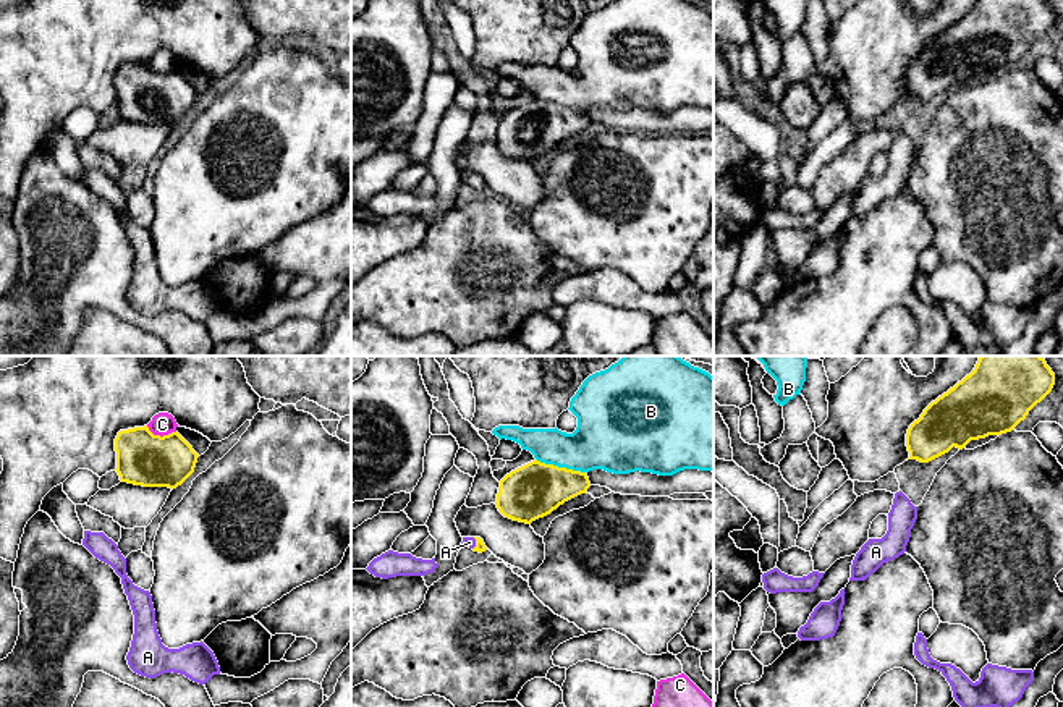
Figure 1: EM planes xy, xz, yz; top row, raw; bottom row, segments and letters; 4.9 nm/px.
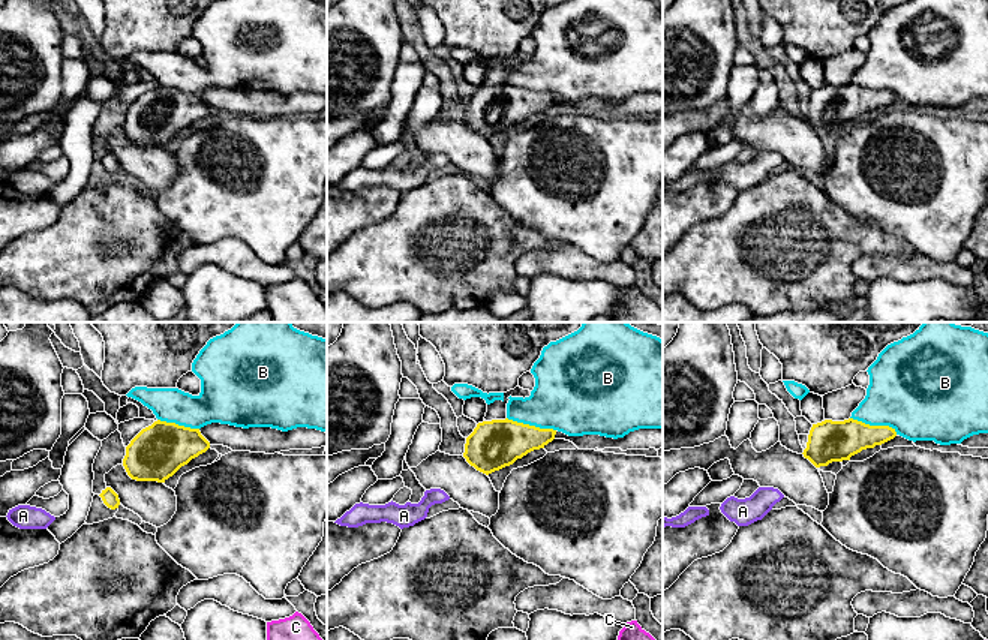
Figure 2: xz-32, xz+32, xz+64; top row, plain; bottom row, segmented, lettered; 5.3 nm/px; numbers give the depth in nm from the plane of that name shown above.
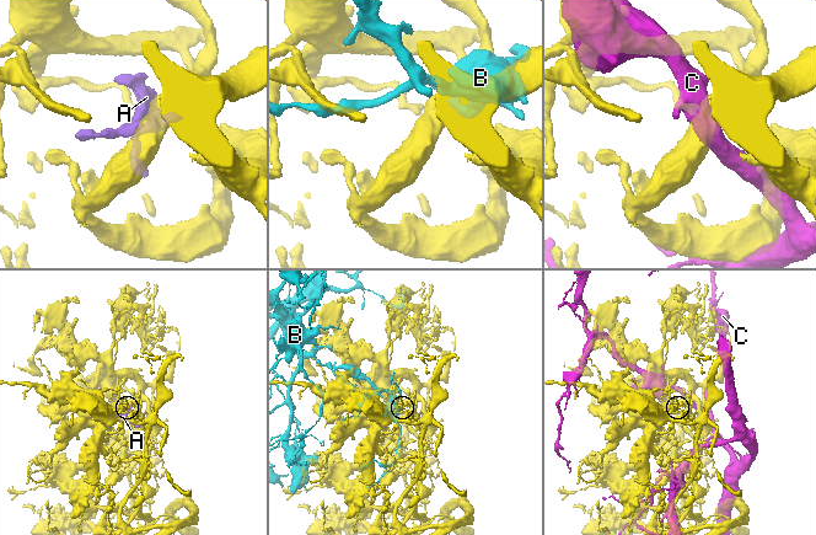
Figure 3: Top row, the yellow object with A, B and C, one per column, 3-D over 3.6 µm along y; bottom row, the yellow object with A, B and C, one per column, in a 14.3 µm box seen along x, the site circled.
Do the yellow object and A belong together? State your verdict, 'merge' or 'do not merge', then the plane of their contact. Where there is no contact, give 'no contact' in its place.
merge | xz

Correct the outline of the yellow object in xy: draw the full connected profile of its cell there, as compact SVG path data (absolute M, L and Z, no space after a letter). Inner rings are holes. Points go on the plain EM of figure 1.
M147 63L120 68L115 89L121 120L172 128L194 110L199 95L178 70L160 74Z

